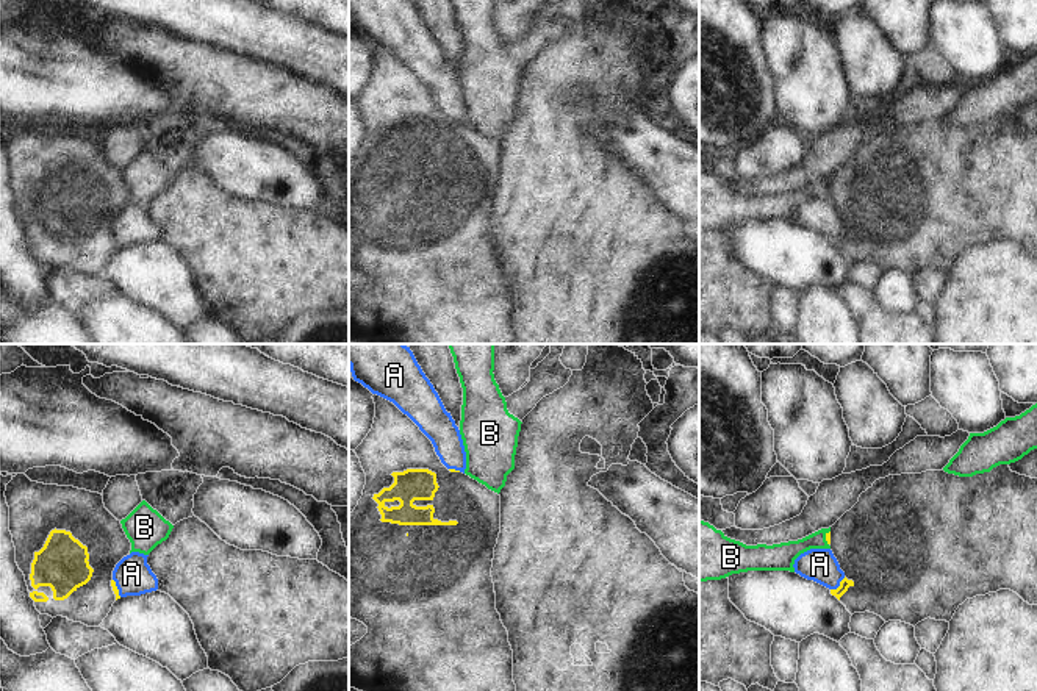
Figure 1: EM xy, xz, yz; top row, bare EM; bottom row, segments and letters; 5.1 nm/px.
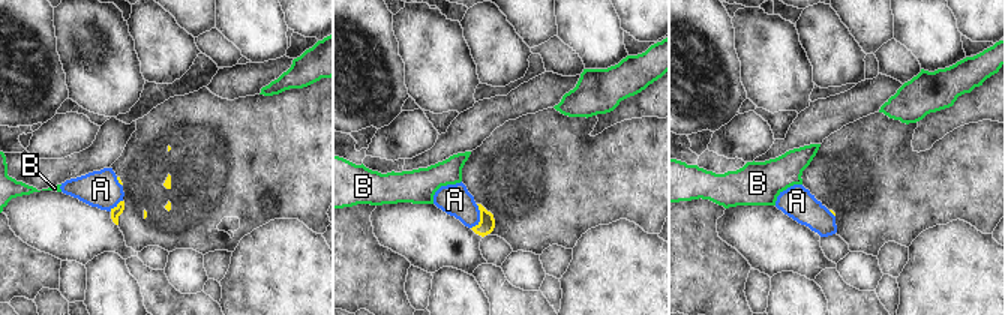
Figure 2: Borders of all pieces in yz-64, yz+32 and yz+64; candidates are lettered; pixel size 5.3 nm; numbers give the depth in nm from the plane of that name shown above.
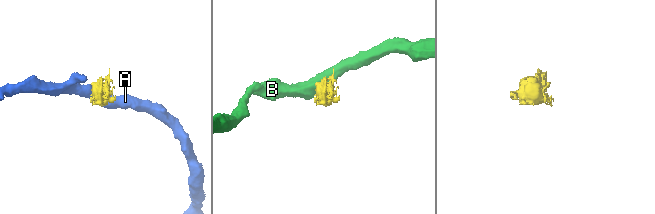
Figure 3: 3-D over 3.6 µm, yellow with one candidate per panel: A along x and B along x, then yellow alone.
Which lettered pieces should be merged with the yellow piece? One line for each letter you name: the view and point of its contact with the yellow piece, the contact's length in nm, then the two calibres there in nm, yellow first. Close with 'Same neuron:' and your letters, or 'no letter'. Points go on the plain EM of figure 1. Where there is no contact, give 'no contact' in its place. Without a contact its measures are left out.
Same neuron: no letter

